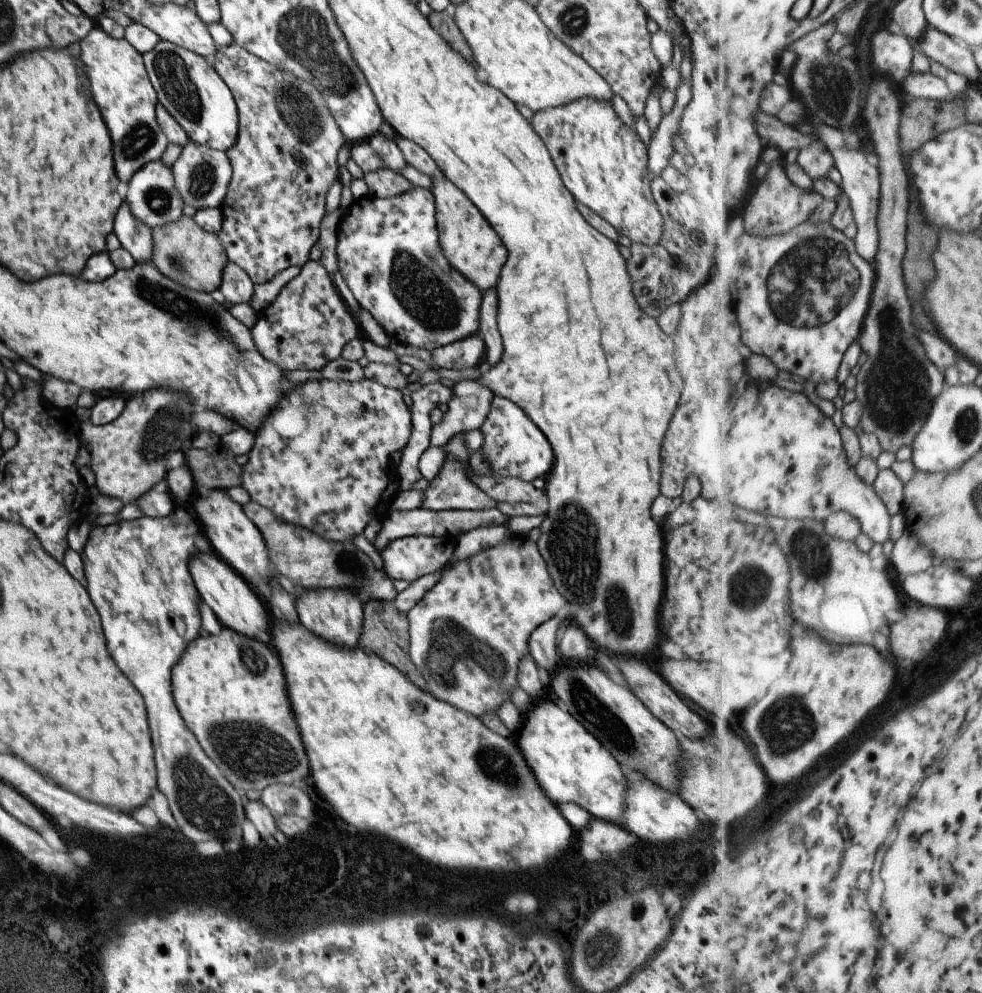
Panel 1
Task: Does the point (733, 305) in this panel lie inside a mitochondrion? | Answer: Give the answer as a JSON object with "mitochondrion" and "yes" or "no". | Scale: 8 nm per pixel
{"mitochondrion":"no"}

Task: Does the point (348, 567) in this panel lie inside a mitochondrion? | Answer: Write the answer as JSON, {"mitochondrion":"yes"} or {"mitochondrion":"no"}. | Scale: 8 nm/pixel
{"mitochondrion":"yes"}

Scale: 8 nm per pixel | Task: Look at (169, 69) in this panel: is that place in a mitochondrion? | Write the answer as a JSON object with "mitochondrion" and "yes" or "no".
{"mitochondrion":"yes"}

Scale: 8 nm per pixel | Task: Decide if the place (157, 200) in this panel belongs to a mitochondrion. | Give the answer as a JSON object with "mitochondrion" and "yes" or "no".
{"mitochondrion":"yes"}

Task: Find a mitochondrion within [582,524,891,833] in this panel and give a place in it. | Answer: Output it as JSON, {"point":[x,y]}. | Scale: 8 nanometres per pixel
{"point":[786,725]}

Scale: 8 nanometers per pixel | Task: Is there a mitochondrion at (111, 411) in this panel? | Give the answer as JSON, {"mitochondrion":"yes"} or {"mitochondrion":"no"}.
{"mitochondrion":"no"}

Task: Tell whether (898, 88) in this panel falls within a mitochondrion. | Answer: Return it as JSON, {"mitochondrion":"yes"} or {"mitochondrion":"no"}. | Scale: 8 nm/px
{"mitochondrion":"no"}

